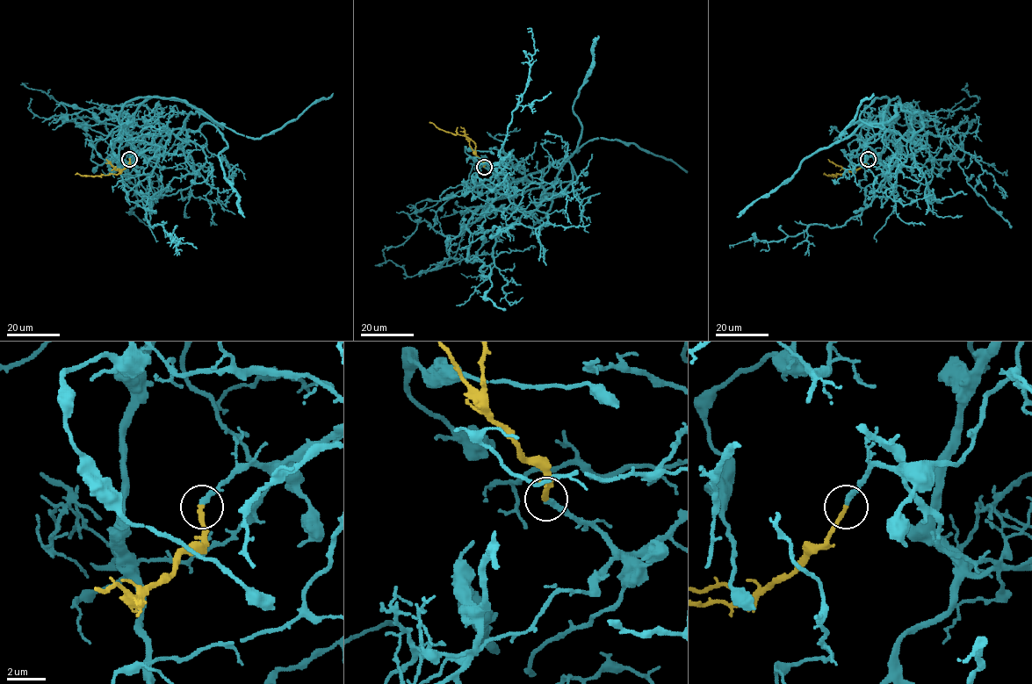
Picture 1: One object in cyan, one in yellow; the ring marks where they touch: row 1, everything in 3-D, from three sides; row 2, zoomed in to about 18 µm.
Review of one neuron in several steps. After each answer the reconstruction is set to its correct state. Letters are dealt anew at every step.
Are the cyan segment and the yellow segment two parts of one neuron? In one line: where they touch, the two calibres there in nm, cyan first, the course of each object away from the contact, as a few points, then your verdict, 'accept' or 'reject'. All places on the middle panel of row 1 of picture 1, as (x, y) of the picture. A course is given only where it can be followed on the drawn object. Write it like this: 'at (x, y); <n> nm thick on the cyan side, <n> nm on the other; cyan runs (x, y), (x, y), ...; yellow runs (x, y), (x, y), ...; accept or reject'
at (484, 167); 300 nm thick on the cyan side, 240 nm on the other; cyan runs (484, 167), (494, 179), (482, 192), (523, 212), (470, 206), (452, 257), (410, 277), (382, 265); yellow runs (484, 167), (472, 140), (465, 135), (444, 132), (429, 122); accept

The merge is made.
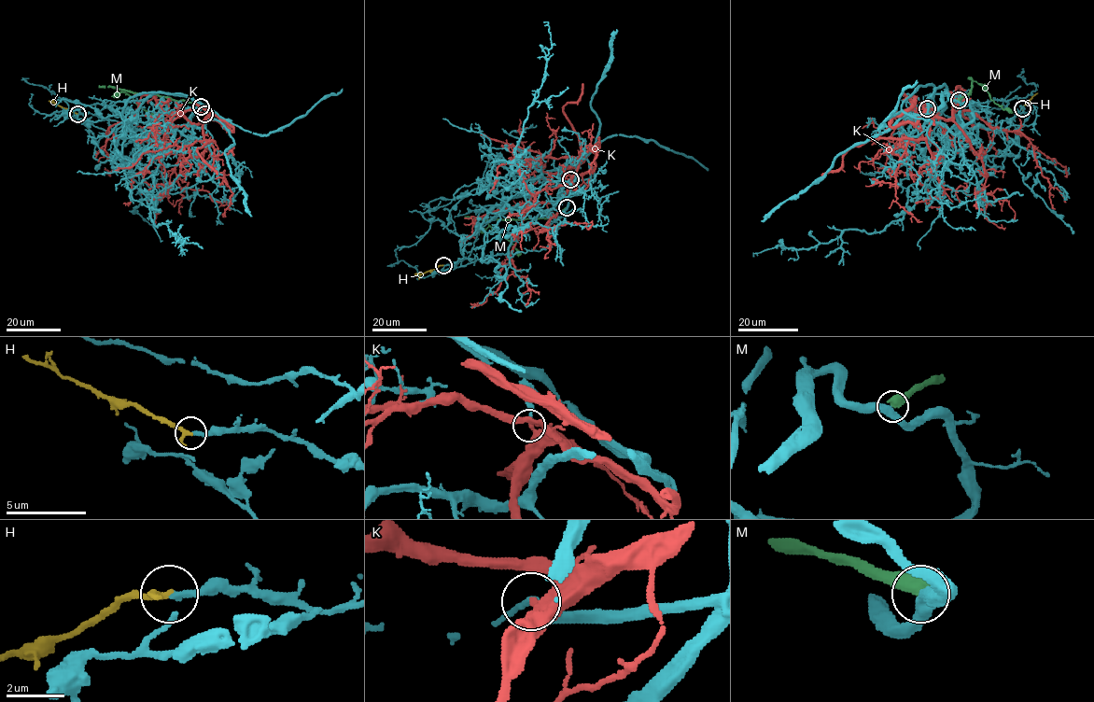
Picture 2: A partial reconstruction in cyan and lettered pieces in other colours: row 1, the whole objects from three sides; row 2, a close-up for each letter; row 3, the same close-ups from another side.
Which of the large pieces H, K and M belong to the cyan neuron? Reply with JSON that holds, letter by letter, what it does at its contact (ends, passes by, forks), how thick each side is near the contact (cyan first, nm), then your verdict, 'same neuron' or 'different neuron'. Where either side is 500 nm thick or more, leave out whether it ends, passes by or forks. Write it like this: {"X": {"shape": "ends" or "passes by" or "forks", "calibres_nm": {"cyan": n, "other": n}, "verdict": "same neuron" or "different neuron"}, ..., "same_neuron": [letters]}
{"H": {"shape": "ends", "calibres_nm": {"cyan": 240, "other": 260}, "verdict": "same neuron"}, "K": {"shape": "ends", "calibres_nm": {"cyan": 160, "other": 380}, "verdict": "different neuron"}, "M": {"calibres_nm": {"cyan": 440, "other": 600}, "verdict": "different neuron"}, "same_neuron": ["H"]}

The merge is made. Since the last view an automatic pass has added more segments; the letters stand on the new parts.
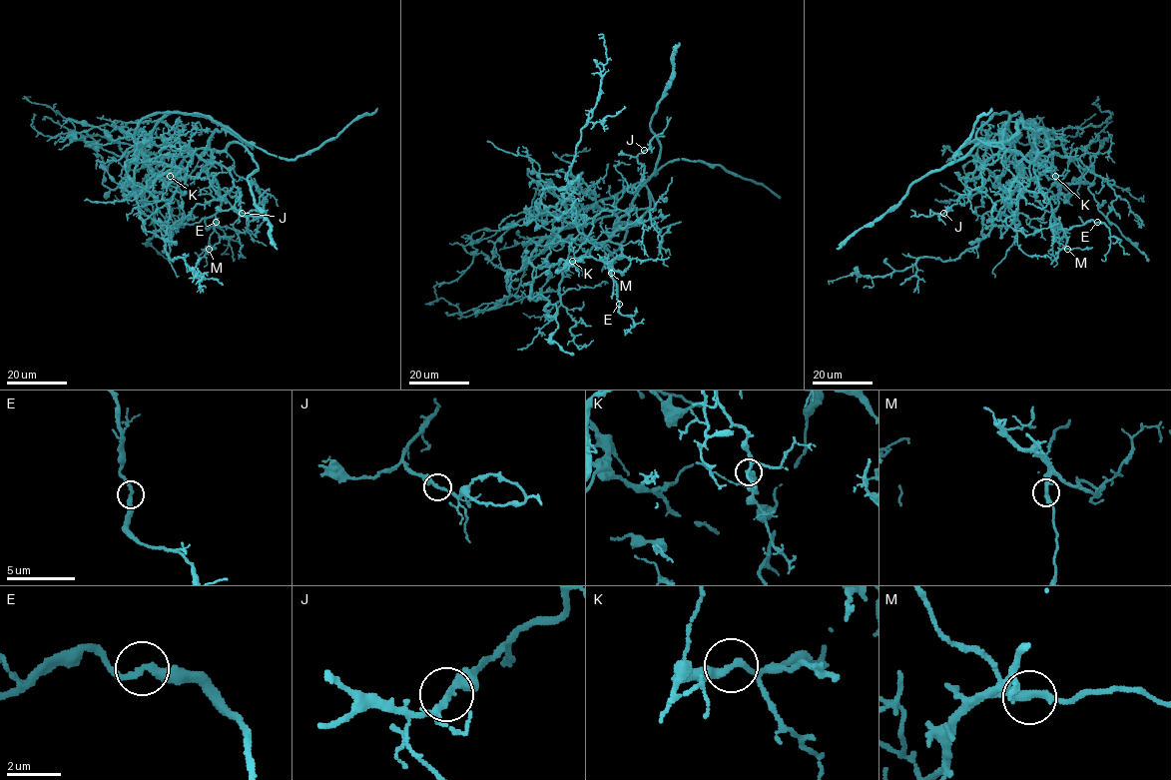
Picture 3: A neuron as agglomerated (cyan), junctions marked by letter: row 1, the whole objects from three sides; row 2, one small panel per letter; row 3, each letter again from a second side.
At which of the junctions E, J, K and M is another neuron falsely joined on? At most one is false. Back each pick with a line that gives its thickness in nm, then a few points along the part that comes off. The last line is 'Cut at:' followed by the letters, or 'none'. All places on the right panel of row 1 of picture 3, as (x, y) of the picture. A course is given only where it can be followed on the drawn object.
M: Thickness 280 nm. Course of the part to remove: (1067, 249), (1063, 248), (1067, 240), (1052, 237), (1055, 235)
Cut at: M

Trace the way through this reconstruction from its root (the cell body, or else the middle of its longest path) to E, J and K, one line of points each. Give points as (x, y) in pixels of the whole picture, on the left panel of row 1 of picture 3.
E: (136, 140), (158, 174), (183, 152), (205, 163), (220, 202), (205, 227), (217, 222)
J: (136, 140), (156, 176), (173, 168), (185, 169), (198, 149), (209, 149), (242, 195), (234, 206), (242, 212)
K: (136, 140), (158, 174), (179, 155), (192, 152), (170, 177)

